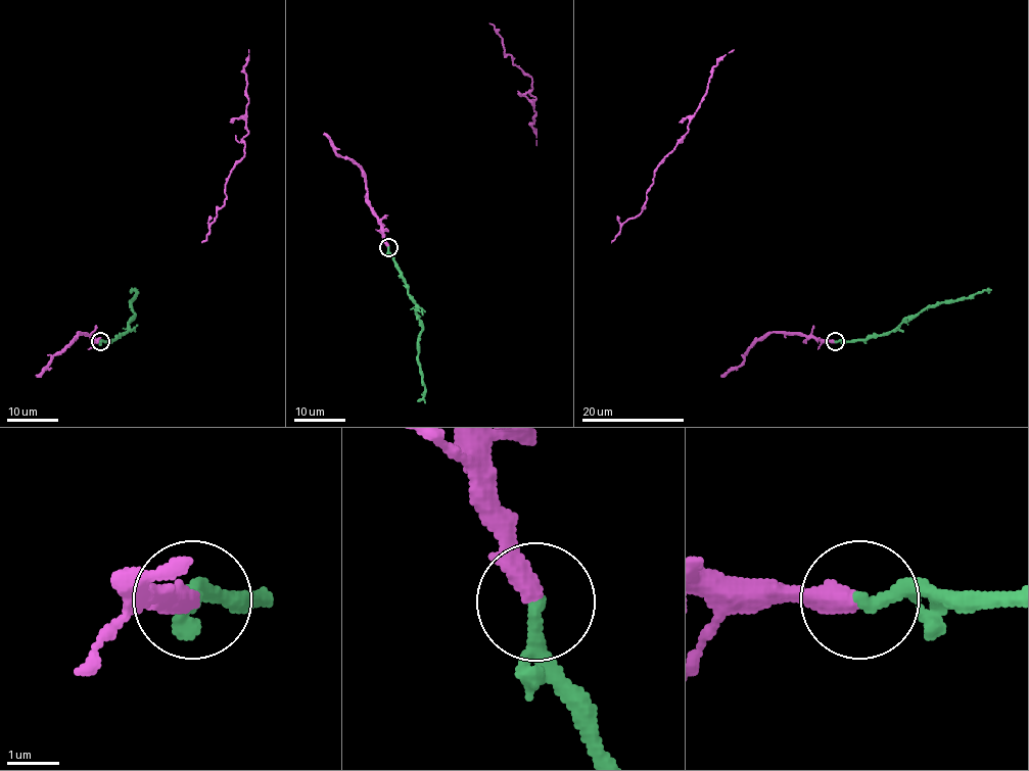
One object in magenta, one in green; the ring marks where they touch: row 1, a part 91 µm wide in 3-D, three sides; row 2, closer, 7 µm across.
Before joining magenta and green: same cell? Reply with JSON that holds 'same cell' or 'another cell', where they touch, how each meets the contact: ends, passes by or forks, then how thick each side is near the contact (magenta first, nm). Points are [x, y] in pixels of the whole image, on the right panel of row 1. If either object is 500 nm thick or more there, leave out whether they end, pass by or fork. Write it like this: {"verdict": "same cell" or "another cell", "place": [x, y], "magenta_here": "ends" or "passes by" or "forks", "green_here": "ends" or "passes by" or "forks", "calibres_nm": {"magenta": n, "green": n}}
{"verdict": "same cell", "place": [835, 341], "magenta_here": "ends", "green_here": "ends", "calibres_nm": {"magenta": 400, "green": 280}}

